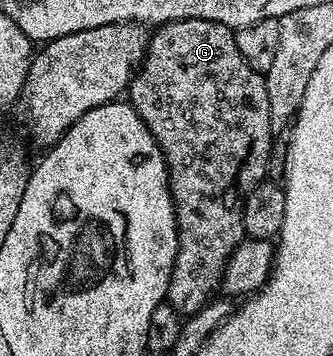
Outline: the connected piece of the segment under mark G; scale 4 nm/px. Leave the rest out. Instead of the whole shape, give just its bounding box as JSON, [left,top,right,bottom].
[129,19,269,317]

